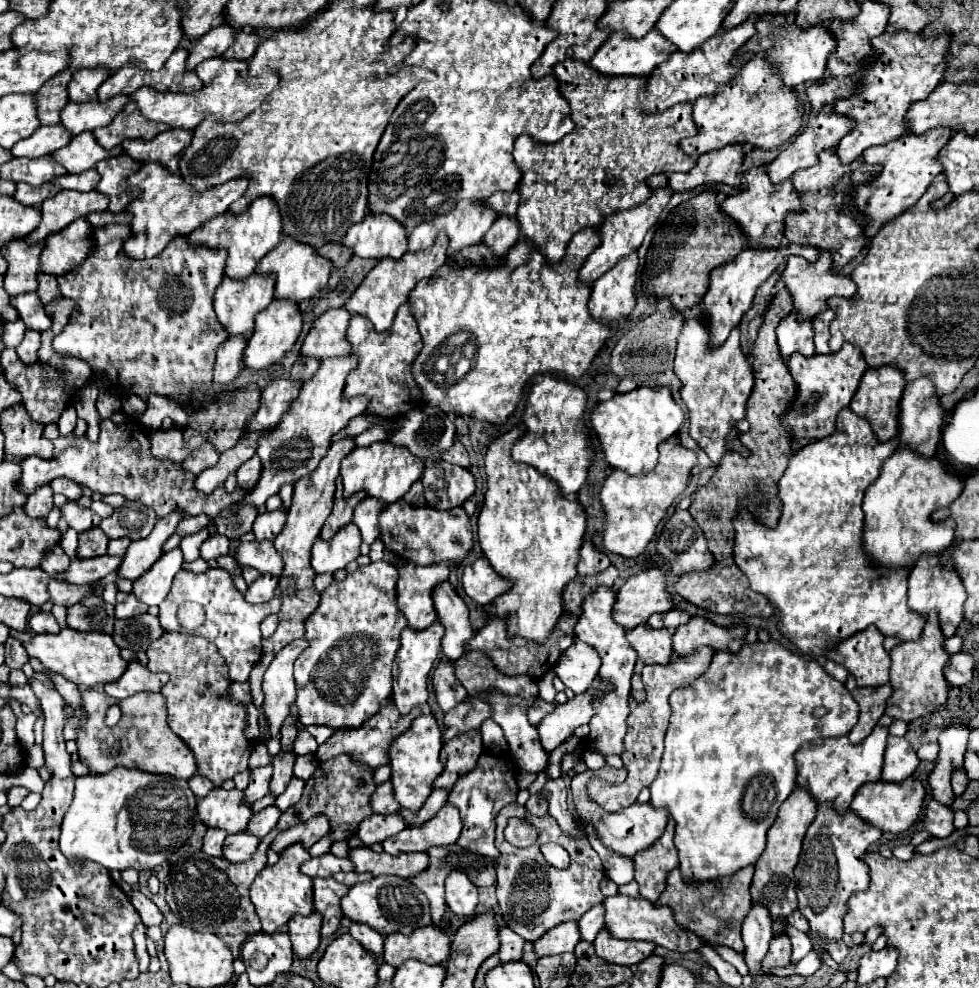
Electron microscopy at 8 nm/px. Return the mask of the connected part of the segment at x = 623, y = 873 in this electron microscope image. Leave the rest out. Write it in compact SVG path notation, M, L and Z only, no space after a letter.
M586 826L586 830L588 830L588 834L590 834L590 844L592 844L592 848L598 852L598 856L600 856L600 860L602 860L602 866L604 866L604 870L606 870L606 876L612 878L616 884L628 884L628 882L632 882L632 880L634 880L632 860L630 860L630 858L624 858L624 856L620 856L620 854L614 854L612 850L604 848L590 826Z

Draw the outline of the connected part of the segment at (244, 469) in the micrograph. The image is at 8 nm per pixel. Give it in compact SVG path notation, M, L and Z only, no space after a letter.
M252 456L248 462L244 462L238 468L238 472L236 472L236 486L242 488L242 490L252 488L258 482L258 478L260 478L260 470L262 470L260 458L258 456Z

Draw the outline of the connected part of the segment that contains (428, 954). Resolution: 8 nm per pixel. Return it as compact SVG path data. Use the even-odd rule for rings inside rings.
M434 926L416 928L412 934L392 934L384 938L384 962L398 968L406 960L440 964L450 954L450 938Z

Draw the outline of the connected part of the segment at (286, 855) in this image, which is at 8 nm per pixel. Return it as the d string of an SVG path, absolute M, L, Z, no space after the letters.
M292 844L288 846L278 862L274 866L266 866L256 880L250 886L250 900L256 908L256 914L262 922L262 932L266 934L274 934L280 926L284 926L288 922L290 916L302 914L308 916L314 912L314 904L312 904L312 878L300 874L300 864L310 860L308 850L304 850L300 844Z

